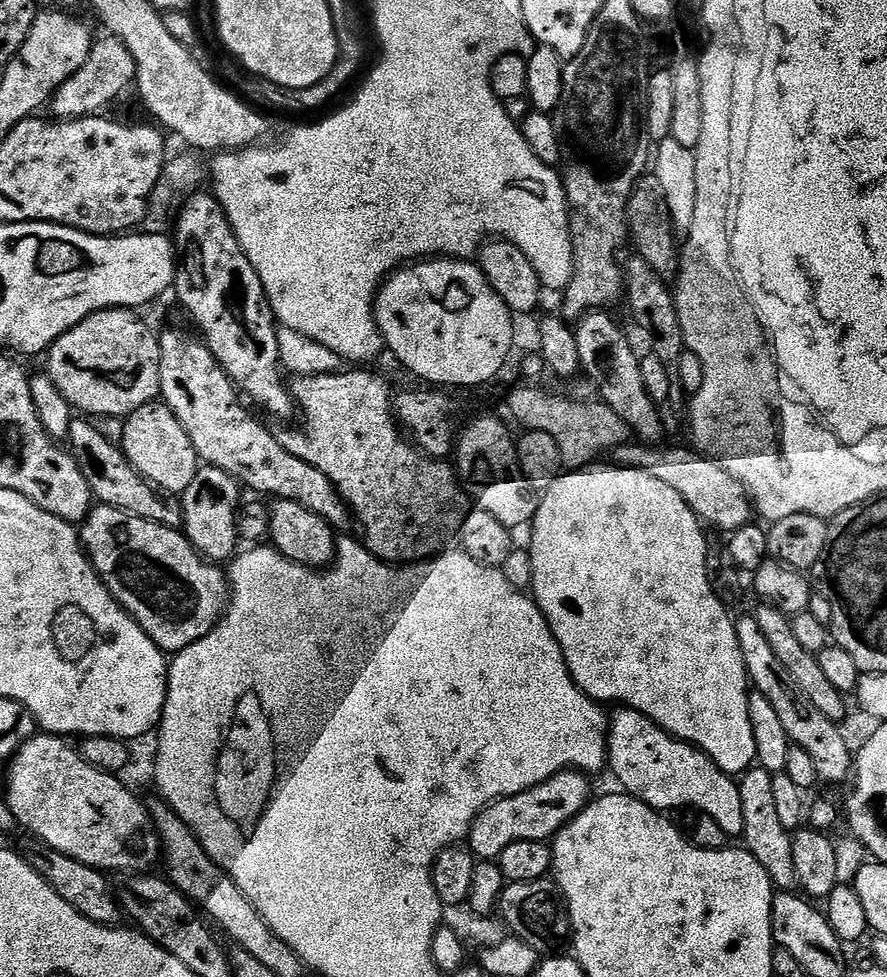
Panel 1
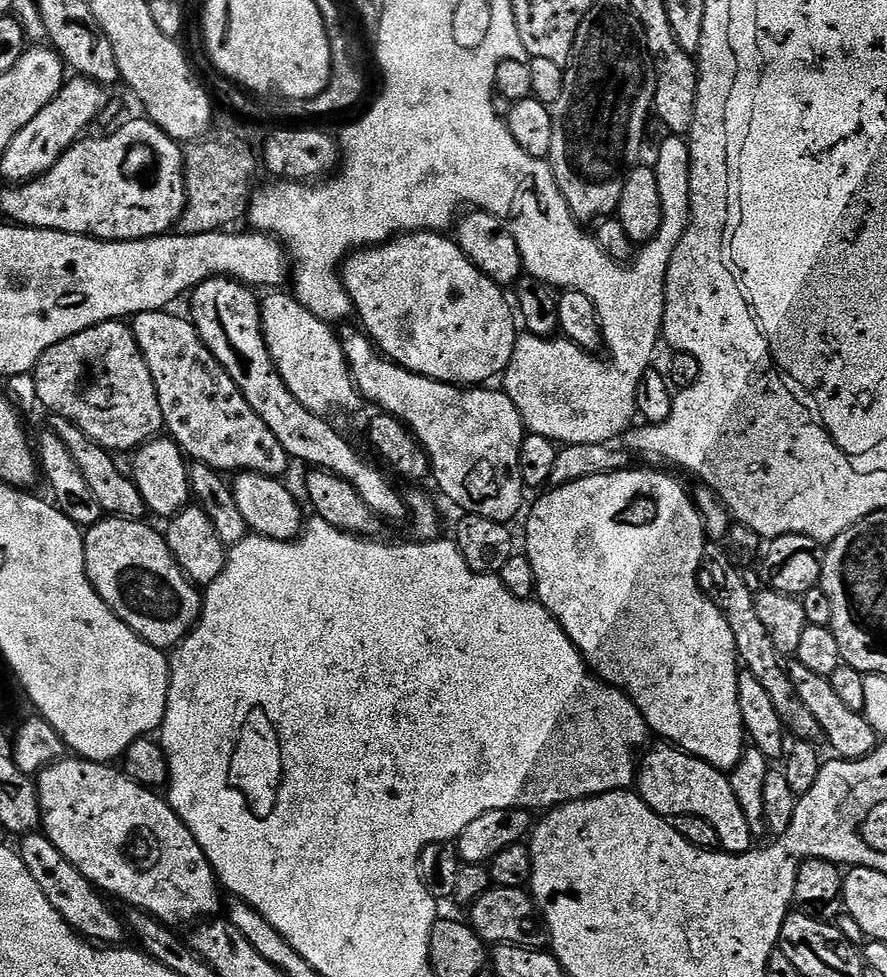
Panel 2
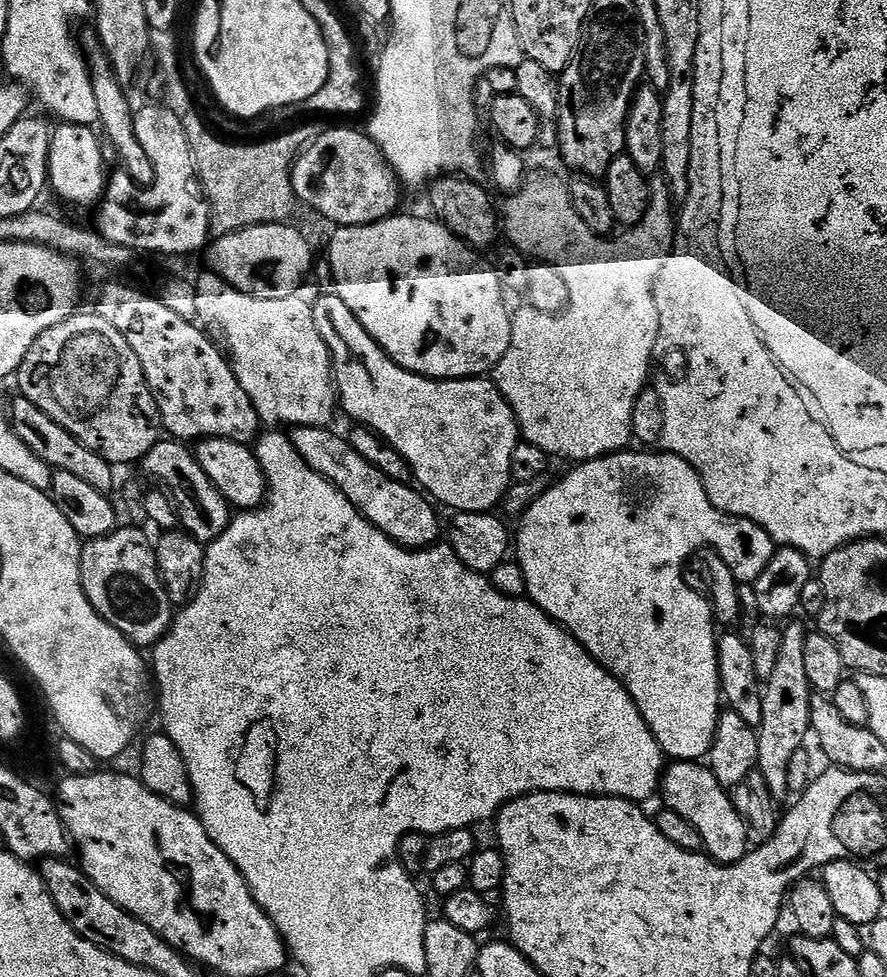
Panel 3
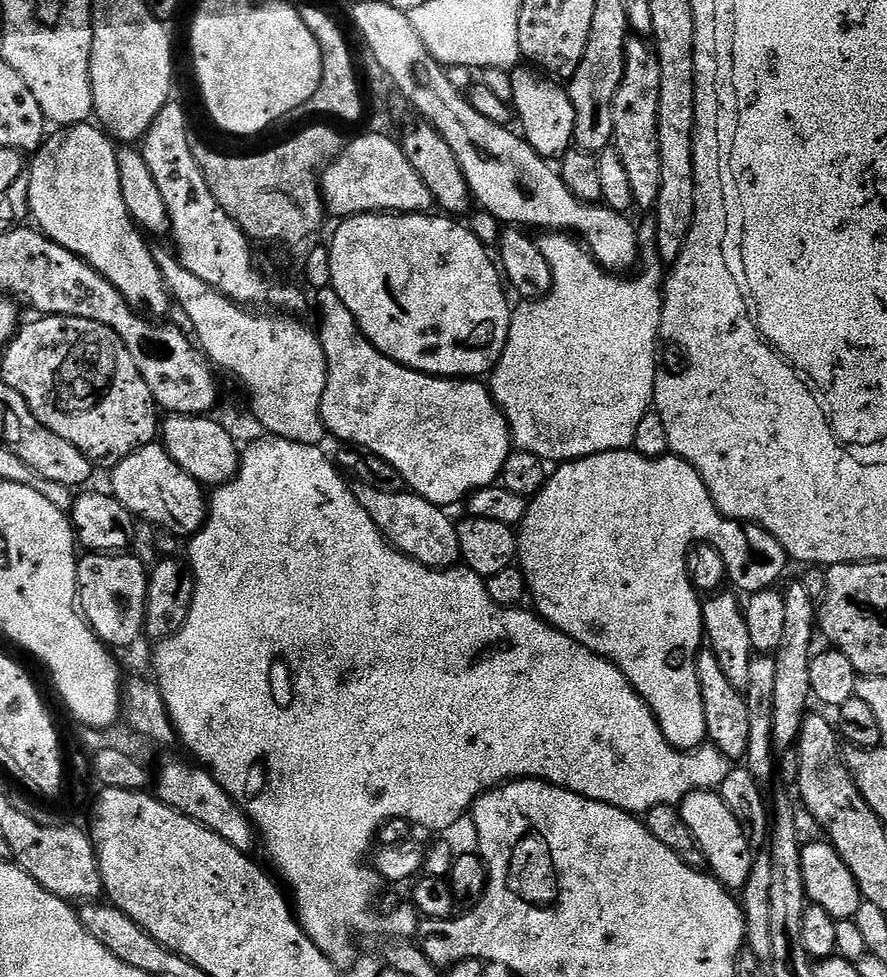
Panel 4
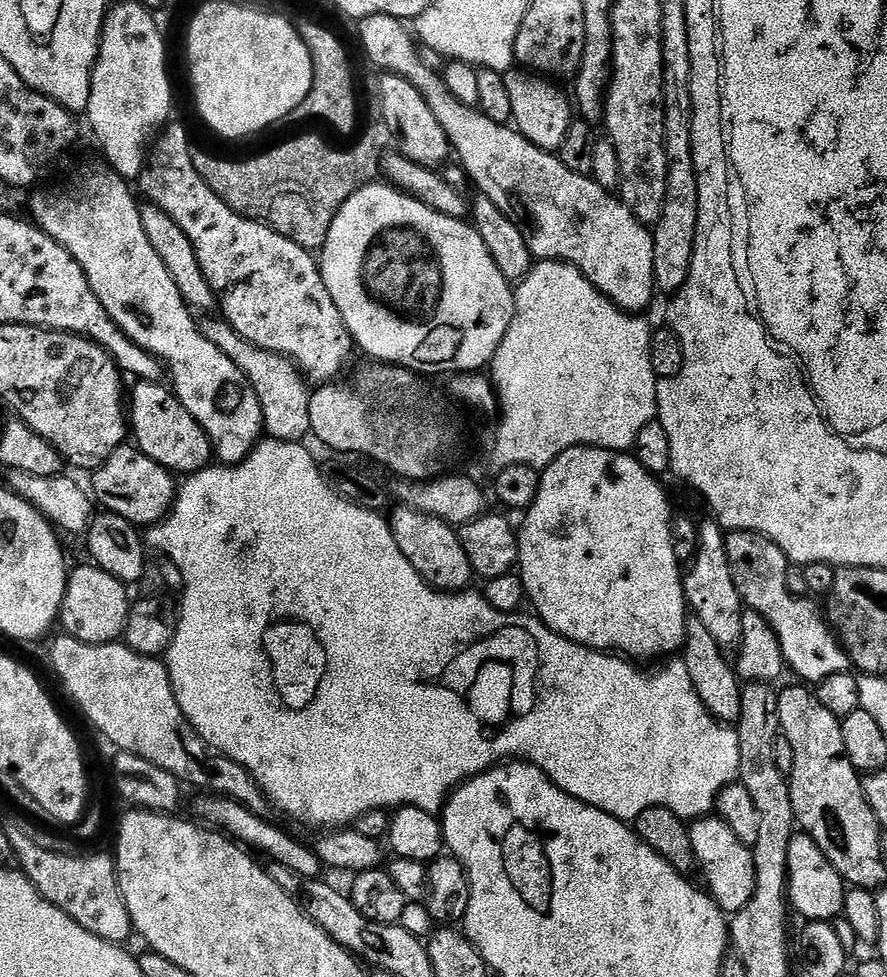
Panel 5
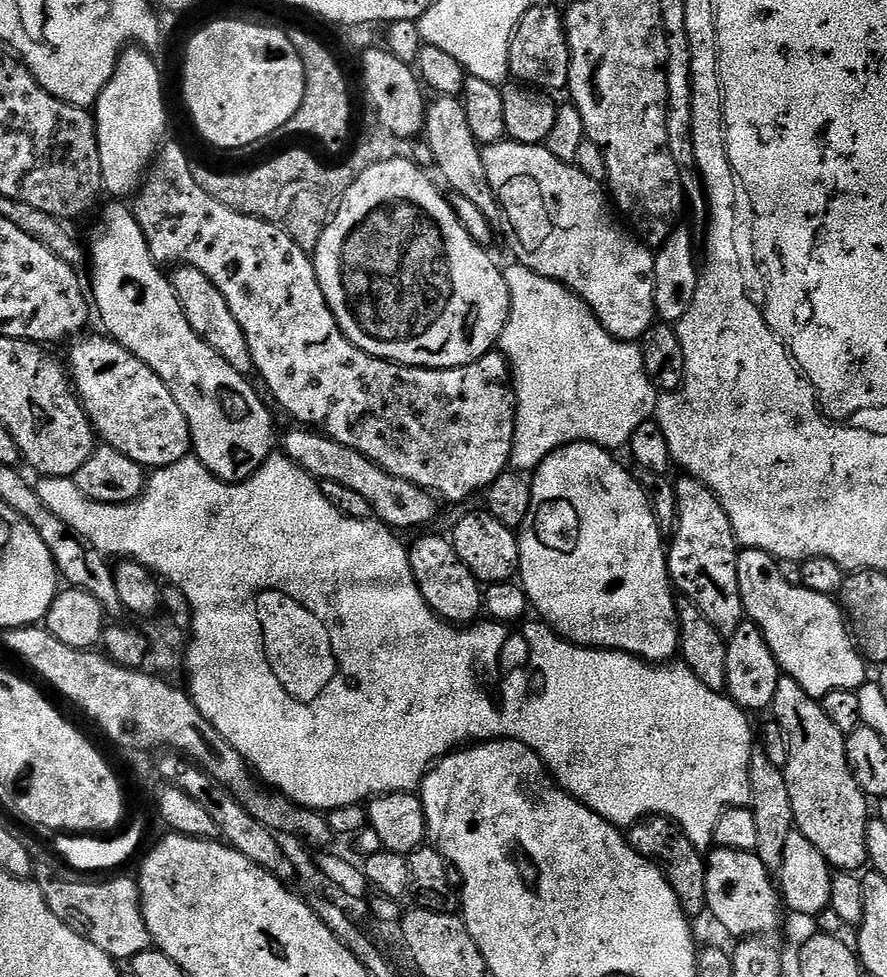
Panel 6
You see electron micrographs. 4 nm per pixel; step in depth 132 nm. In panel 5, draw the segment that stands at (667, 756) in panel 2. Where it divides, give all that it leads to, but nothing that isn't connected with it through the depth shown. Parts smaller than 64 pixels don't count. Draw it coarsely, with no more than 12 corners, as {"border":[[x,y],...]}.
{"border":[[715,814],[688,833],[706,891],[726,914],[756,889],[749,845]]}

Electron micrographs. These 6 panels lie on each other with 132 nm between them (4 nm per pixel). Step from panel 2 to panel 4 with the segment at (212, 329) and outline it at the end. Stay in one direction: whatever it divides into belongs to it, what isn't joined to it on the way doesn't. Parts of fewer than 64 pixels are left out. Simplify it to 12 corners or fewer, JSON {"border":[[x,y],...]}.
{"border":[[363,482],[358,502],[396,551],[426,568],[460,560],[456,524],[411,490]]}

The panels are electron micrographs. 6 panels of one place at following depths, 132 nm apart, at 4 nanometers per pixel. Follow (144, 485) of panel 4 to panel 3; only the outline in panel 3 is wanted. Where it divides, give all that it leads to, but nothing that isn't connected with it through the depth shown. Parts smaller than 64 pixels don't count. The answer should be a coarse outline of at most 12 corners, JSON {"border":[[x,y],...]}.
{"border":[[162,438],[142,469],[202,545],[230,523],[230,505],[187,443]]}

